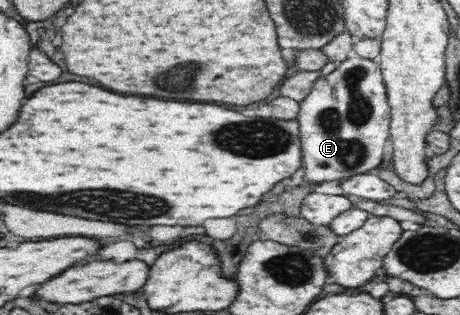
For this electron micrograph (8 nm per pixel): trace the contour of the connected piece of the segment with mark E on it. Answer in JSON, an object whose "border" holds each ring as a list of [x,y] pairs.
{"border":[[[352,54],[335,71],[314,82],[312,91],[300,102],[296,120],[299,123],[301,157],[306,165],[303,184],[323,184],[330,181],[342,184],[342,181],[347,181],[354,175],[373,172],[382,163],[384,145],[390,137],[391,122],[391,108],[380,63]]]}

